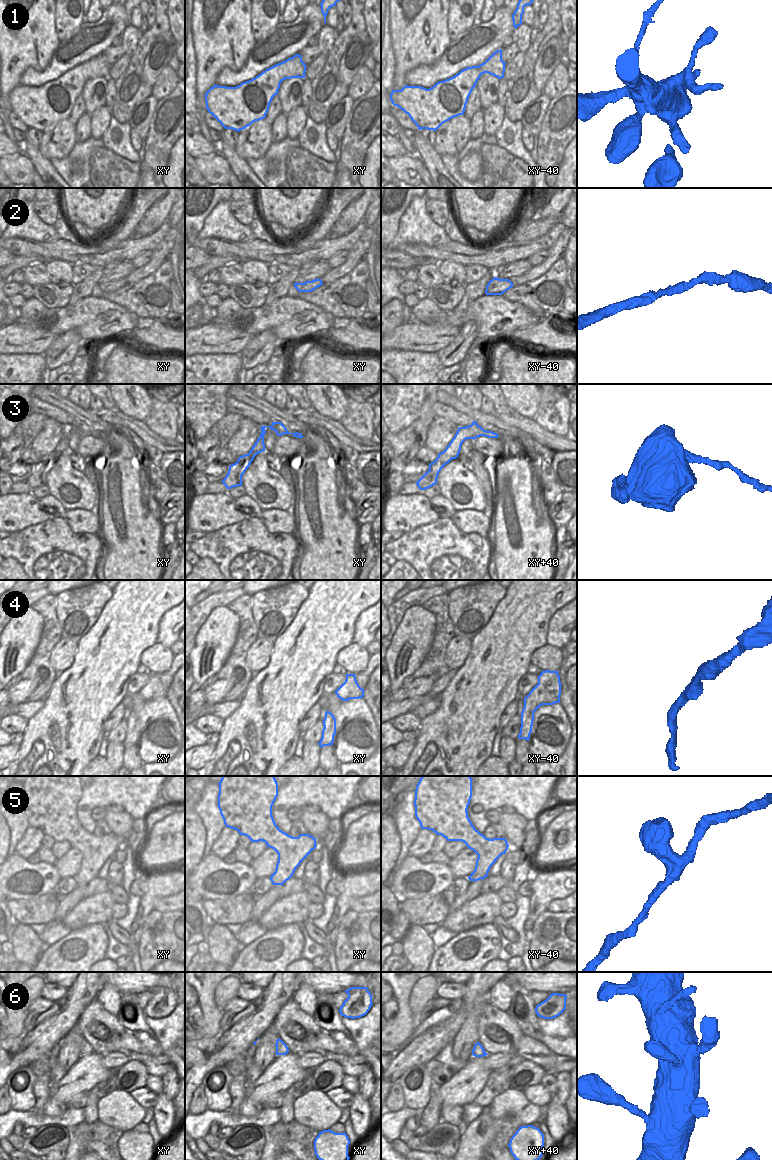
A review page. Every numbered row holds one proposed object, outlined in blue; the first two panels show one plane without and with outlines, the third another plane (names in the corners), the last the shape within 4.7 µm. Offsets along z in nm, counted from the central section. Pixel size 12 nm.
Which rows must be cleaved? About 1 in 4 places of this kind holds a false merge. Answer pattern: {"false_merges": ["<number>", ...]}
{"false_merges": ["3"]}

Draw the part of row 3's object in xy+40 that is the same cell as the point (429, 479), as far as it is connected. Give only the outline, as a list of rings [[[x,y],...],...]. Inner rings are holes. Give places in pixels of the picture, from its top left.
[[[451,456],[437,457],[429,464],[429,470],[416,482],[420,490],[425,490],[437,484],[438,474],[441,469],[452,460]]]

